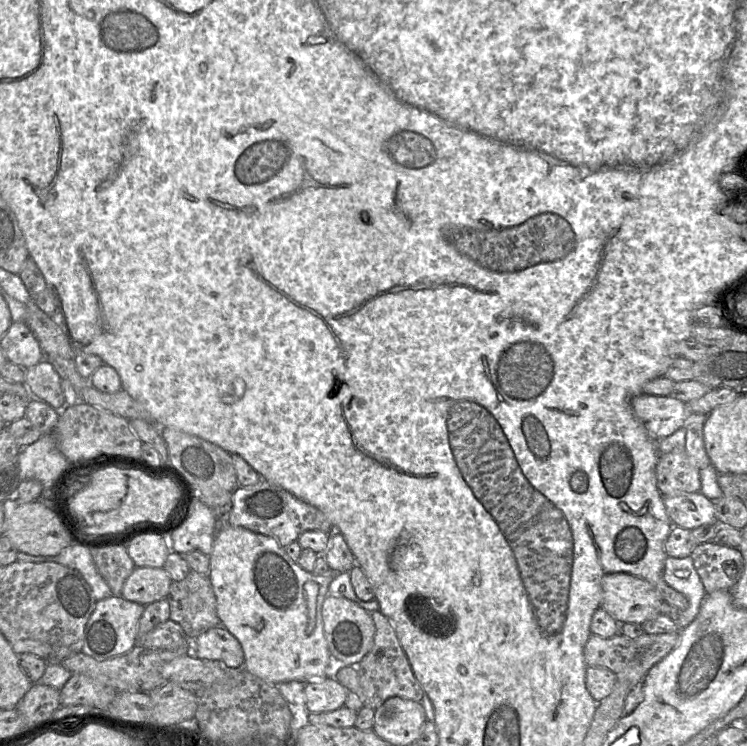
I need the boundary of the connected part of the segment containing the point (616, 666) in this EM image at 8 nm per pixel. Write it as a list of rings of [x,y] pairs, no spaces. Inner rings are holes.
[[[680,631],[661,634],[648,634],[629,638],[620,632],[612,637],[604,638],[591,634],[584,646],[584,658],[588,666],[606,667],[615,674],[617,673],[637,673],[640,681],[649,670],[670,653],[680,641]]]

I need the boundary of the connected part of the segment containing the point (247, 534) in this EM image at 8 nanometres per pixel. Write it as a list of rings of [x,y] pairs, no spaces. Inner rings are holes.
[[[222,523],[222,529],[220,529],[215,535],[213,548],[211,554],[209,555],[209,559],[209,580],[216,597],[217,615],[220,619],[221,626],[227,629],[240,643],[244,653],[243,667],[248,672],[274,685],[293,680],[306,683],[317,679],[329,678],[326,677],[326,668],[330,662],[330,652],[324,636],[321,614],[322,604],[328,595],[328,587],[331,581],[334,579],[336,574],[341,572],[334,571],[331,568],[329,568],[328,572],[324,575],[315,575],[312,572],[307,572],[287,555],[284,548],[279,545],[275,538],[255,533],[242,527],[233,527],[227,525],[226,523]]]

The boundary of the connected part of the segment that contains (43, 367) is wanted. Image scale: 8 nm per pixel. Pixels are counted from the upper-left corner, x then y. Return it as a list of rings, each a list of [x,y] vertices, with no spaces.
[[[47,361],[25,370],[24,384],[32,397],[50,405],[56,411],[65,408],[65,398],[61,389],[61,378]]]

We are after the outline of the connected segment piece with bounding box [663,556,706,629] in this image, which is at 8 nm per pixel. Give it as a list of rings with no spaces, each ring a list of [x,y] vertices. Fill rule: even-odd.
[[[667,556],[663,571],[664,580],[688,600],[688,607],[680,612],[677,624],[680,629],[697,616],[706,595],[704,585],[696,571],[691,556],[676,558]]]

